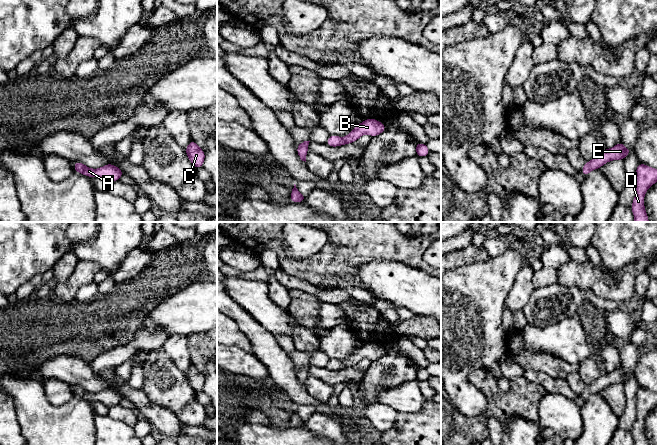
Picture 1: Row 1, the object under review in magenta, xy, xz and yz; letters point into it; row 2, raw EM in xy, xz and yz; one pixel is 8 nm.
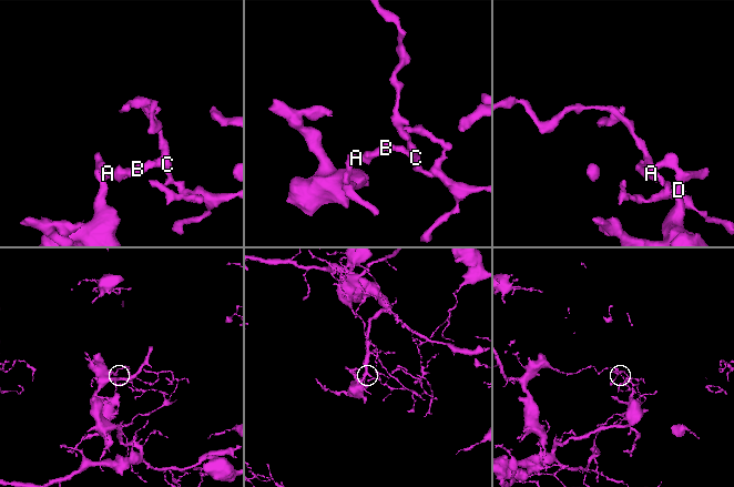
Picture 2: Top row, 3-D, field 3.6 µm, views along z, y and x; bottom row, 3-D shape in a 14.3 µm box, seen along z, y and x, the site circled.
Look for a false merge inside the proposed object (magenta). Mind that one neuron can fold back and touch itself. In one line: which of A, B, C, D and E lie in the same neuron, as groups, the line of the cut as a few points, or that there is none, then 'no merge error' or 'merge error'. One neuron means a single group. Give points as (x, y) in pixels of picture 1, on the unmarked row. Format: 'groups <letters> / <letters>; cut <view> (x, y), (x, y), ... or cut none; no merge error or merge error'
groups A B C / D E; cut yz (587, 386), (592, 393); merge error

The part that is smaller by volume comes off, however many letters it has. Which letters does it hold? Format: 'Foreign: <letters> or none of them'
Foreign: A, B, C

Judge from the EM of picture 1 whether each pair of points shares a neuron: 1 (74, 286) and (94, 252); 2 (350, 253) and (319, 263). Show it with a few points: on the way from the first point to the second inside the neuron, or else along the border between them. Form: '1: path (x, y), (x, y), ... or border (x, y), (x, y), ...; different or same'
1: border (79, 259), (94, 261), (102, 268); different
2: path (342, 255), (334, 263), (327, 263); same

